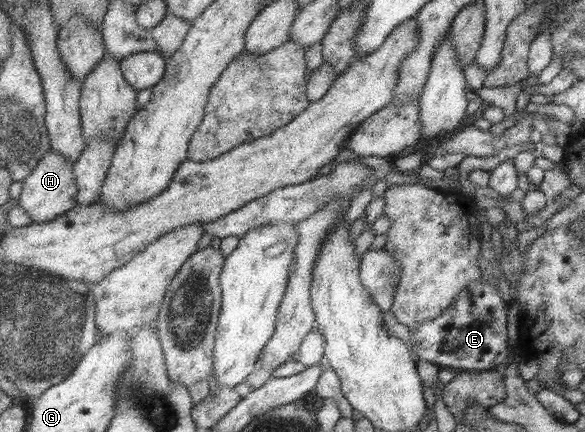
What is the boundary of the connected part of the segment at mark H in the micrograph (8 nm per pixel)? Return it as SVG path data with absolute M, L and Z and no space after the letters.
M49 149L37 165L22 179L22 190L17 198L17 205L33 219L35 223L51 221L57 215L69 211L76 205L77 187L73 177L73 161L65 159L63 155L57 155Z

